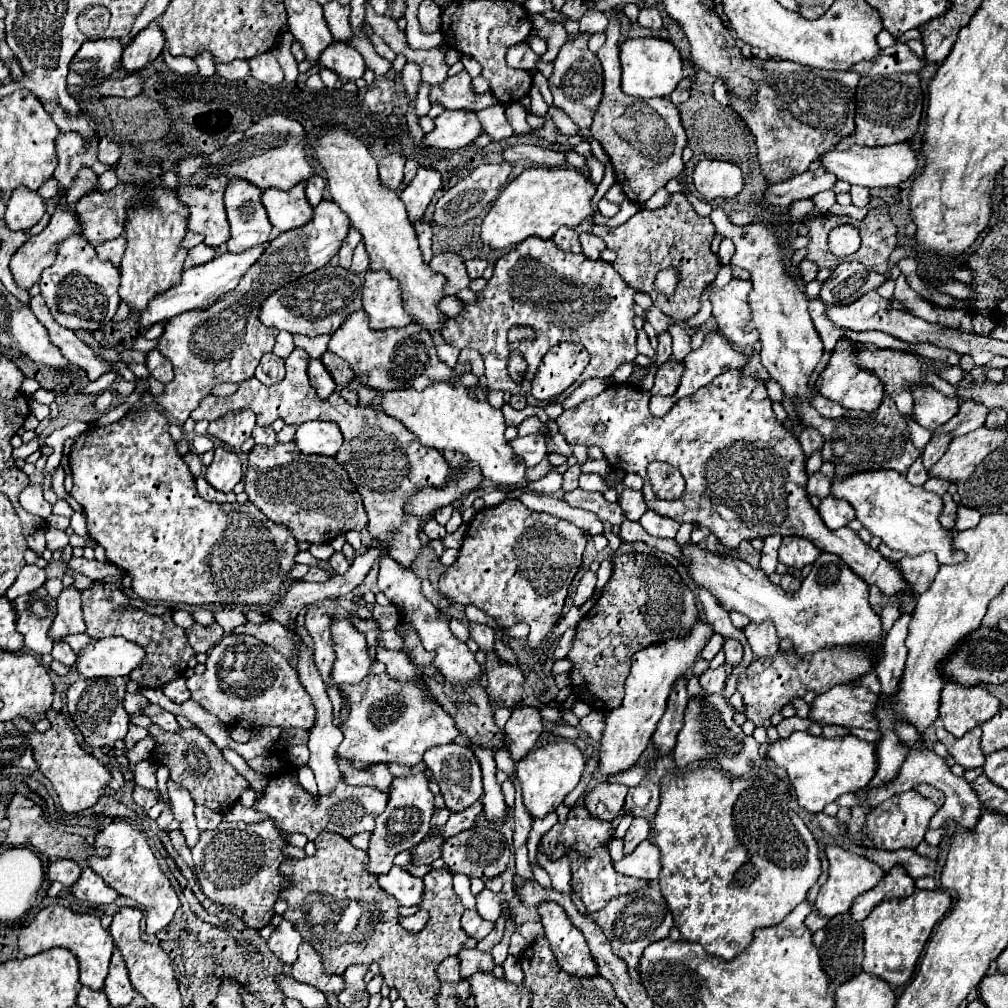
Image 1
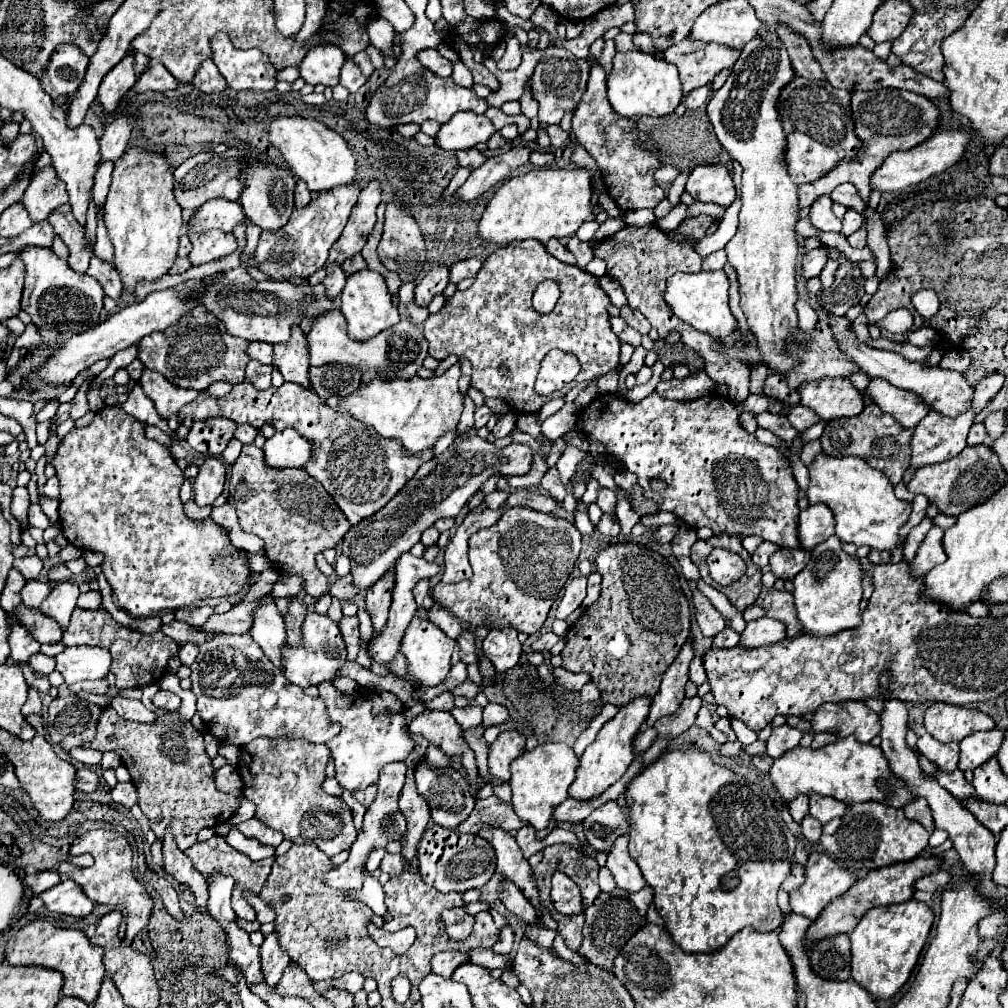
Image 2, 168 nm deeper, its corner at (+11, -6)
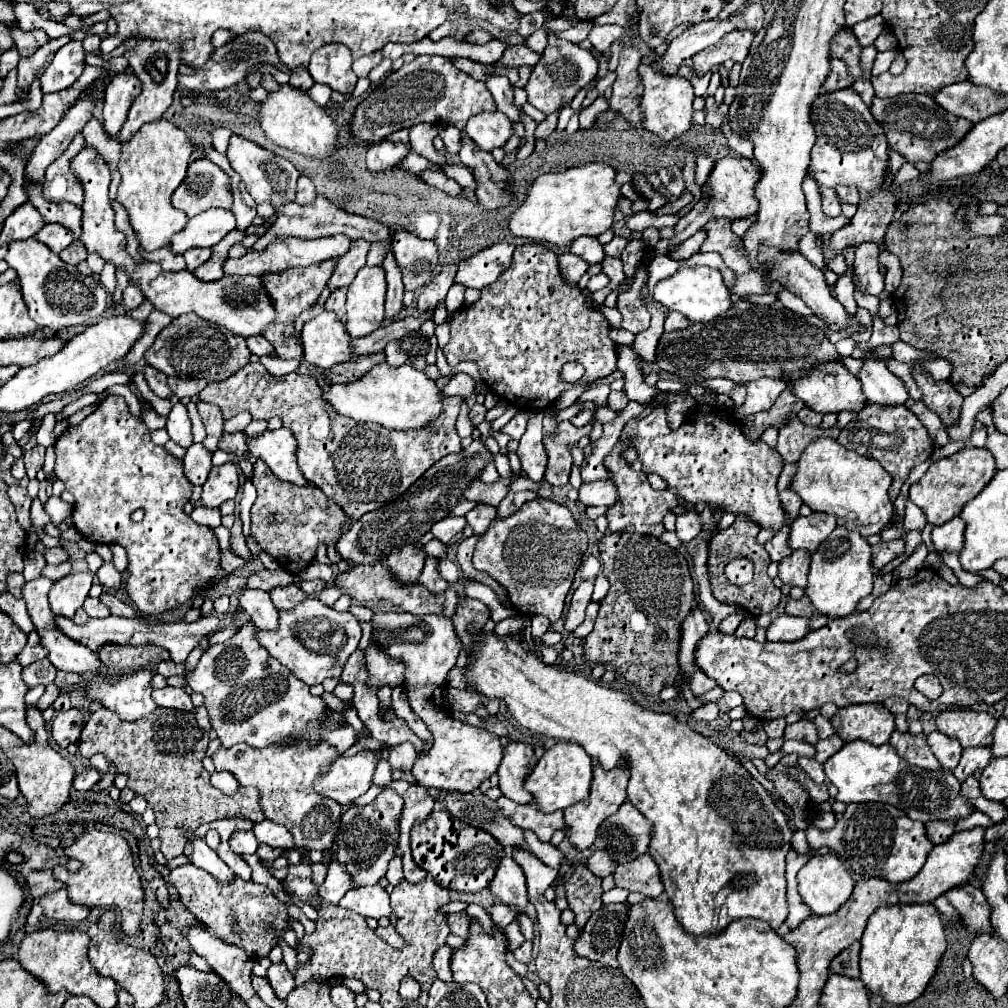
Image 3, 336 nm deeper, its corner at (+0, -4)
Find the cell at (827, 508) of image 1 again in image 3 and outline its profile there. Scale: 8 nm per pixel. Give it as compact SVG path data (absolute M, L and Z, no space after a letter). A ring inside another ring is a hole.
M812 513L808 517L798 517L790 525L788 545L792 551L806 549L812 553L834 529L836 529L836 517L828 513Z

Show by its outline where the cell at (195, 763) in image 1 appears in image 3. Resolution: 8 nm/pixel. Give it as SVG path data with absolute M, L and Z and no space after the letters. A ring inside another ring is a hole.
M156 707L148 717L140 721L122 721L110 709L94 711L86 727L82 729L78 751L84 759L102 753L114 767L116 773L128 775L128 789L146 797L148 807L156 813L158 837L166 859L182 855L186 839L178 833L180 825L196 831L202 823L244 815L254 823L264 821L260 805L260 793L256 787L240 786L234 795L224 795L210 785L210 773L202 767L202 759L208 747L208 733L198 727L194 713L178 709Z

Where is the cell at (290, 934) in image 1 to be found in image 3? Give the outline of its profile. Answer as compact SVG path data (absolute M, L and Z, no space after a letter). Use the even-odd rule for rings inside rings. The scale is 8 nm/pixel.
M280 963L280 965L270 965L270 969L268 969L268 981L270 981L272 989L276 991L276 995L278 995L282 1001L284 1001L284 999L288 997L288 993L296 987L294 977L290 975L290 971L286 969L284 963Z

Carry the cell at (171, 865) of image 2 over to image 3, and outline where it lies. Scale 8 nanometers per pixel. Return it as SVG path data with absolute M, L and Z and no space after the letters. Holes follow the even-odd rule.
M176 867L170 871L168 879L178 889L182 905L200 921L200 925L212 931L218 939L240 945L250 957L268 957L278 945L278 939L282 939L284 931L290 927L286 903L276 899L274 893L264 885L244 881L240 877L234 877L234 881L228 885L220 885L216 877L198 867ZM234 927L238 933L234 933Z

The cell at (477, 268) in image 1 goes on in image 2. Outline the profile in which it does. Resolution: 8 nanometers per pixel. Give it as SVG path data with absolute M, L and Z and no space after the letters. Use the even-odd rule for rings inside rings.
M465 259L465 261L457 261L451 265L451 283L459 283L467 277L475 277L481 269L481 261L479 259Z

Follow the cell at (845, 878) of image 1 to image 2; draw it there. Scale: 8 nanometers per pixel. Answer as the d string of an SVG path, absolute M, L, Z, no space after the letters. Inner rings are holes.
M811 853L805 865L805 883L791 893L791 911L815 921L821 911L837 897L845 895L857 881L857 875L839 867L825 853Z

